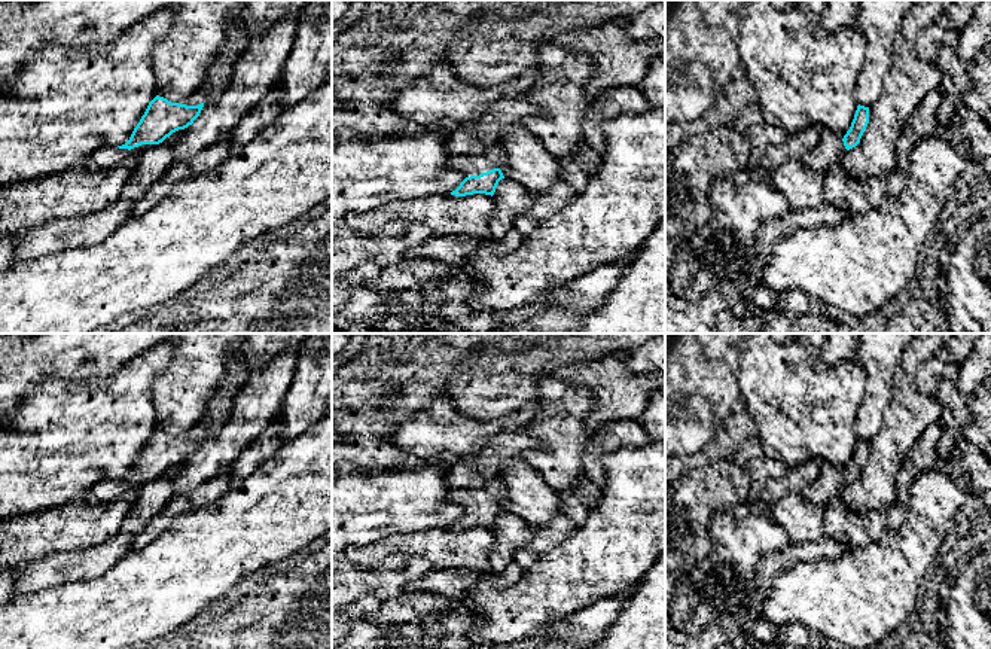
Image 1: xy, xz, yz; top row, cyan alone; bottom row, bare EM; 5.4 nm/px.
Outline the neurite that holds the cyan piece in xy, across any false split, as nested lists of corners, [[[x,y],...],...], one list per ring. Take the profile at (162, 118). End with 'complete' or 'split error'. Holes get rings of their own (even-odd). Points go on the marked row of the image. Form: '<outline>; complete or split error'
[[[196,91],[182,104],[156,95],[147,106],[129,140],[122,146],[104,146],[92,152],[82,165],[106,170],[122,162],[128,153],[138,153],[146,144],[159,144],[179,130],[193,124],[204,107],[204,91]]]; split error

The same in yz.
[[[857,106],[850,130],[841,138],[829,128],[820,128],[820,138],[814,149],[804,152],[802,162],[806,168],[826,173],[842,162],[845,153],[860,143],[869,124],[869,107]]]; split error

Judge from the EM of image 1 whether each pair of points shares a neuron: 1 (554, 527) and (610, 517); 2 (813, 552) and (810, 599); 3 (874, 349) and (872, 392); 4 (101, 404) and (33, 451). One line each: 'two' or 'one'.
1: two
2: two
3: one
4: one

